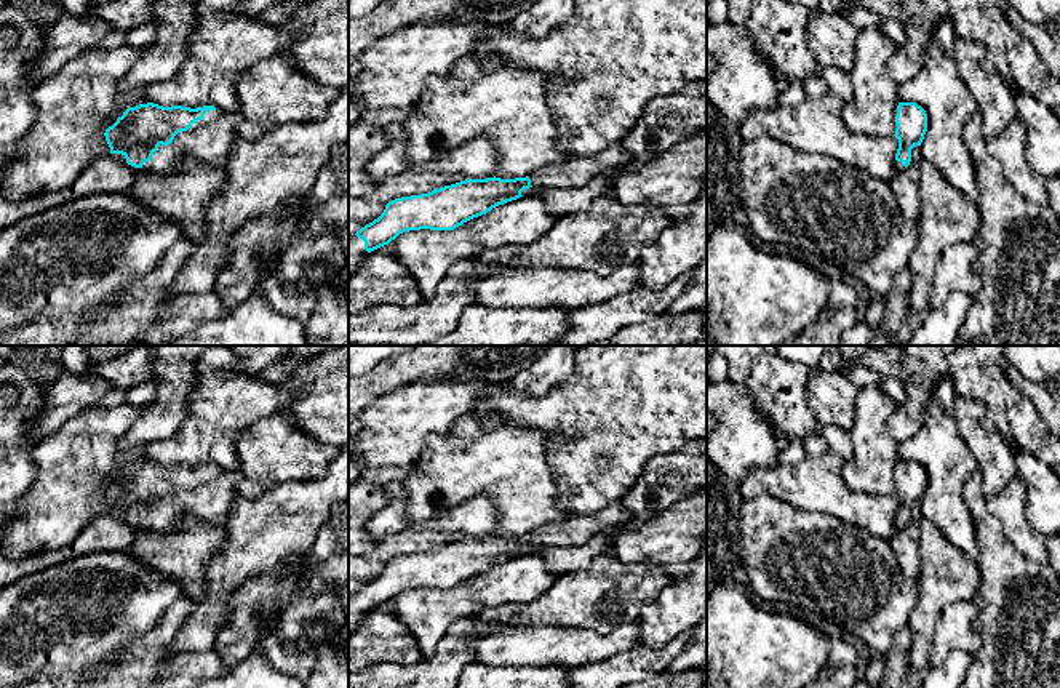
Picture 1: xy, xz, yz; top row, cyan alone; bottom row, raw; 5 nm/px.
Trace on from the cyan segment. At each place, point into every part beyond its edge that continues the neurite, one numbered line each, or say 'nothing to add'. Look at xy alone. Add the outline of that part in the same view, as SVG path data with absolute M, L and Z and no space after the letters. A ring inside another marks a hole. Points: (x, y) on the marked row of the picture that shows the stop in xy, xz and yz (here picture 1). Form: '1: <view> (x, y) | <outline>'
1: xy (210, 140) | M208 110L187 131L174 136L168 146L158 146L152 158L142 165L144 171L173 173L185 158L225 168L237 134L238 118L221 110Z

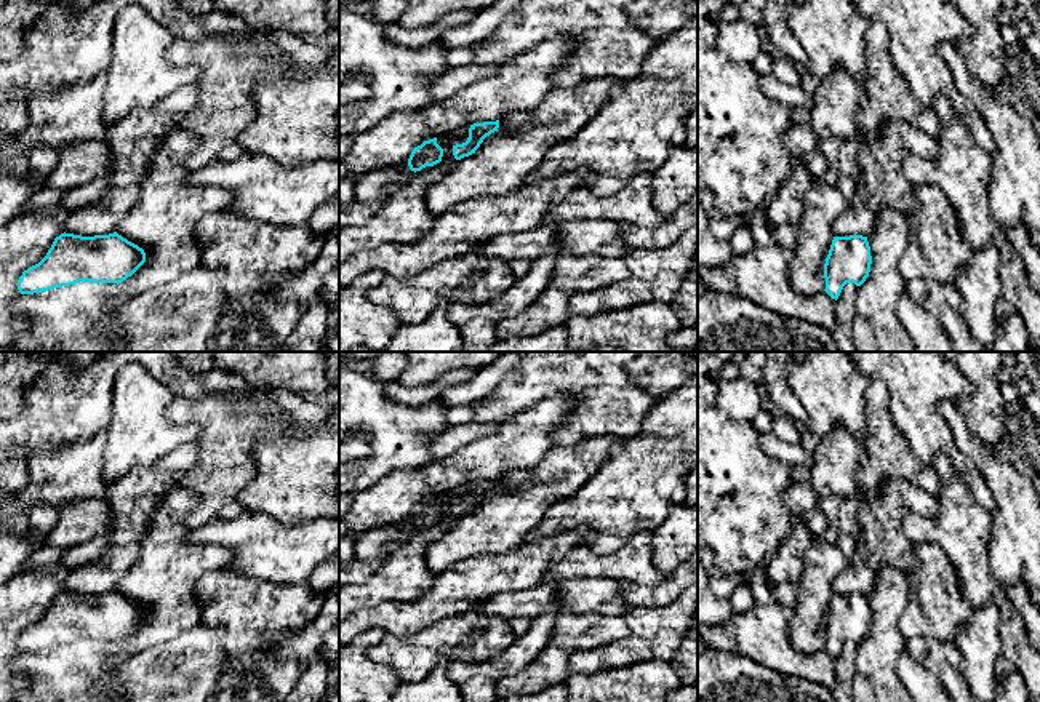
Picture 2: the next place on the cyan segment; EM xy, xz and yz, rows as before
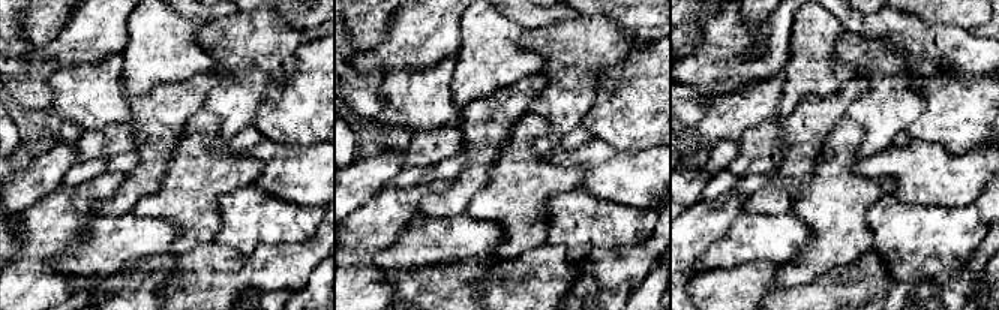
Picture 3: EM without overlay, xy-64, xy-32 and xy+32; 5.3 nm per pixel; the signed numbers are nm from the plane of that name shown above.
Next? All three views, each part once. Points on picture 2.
1: xz (405, 171) | M403 162L398 166L400 166L400 179L395 181L395 182L390 182L384 189L382 195L379 197L381 203L386 201L389 197L392 197L398 190L398 187L414 173L414 171L410 170L408 162Z

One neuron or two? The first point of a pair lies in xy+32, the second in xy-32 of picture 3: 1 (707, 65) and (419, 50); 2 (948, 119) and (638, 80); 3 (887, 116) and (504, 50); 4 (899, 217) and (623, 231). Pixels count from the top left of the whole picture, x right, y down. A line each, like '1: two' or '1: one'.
1: one
2: one
3: two
4: one

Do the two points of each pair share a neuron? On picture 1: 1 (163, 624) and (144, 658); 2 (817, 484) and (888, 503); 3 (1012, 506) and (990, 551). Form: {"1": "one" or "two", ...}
{"1": "one", "2": "one", "3": "two"}

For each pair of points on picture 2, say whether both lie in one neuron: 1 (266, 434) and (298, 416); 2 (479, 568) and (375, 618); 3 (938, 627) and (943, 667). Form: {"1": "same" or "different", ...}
{"1": "same", "2": "same", "3": "different"}

